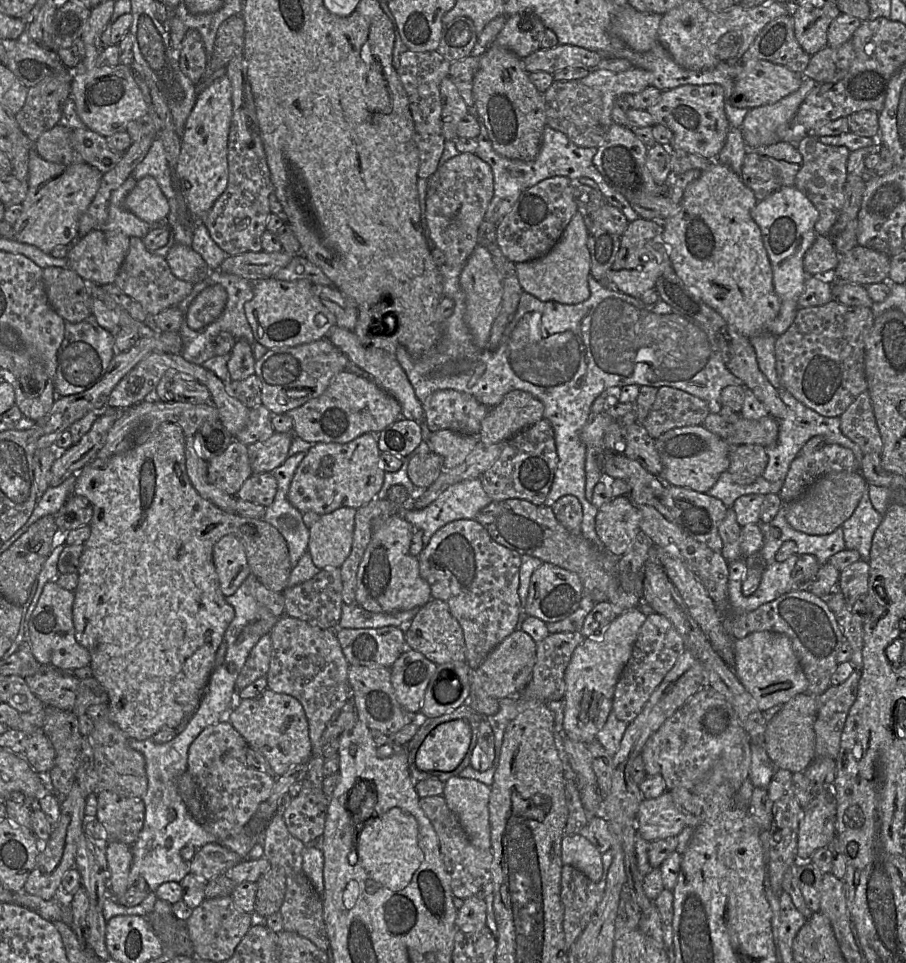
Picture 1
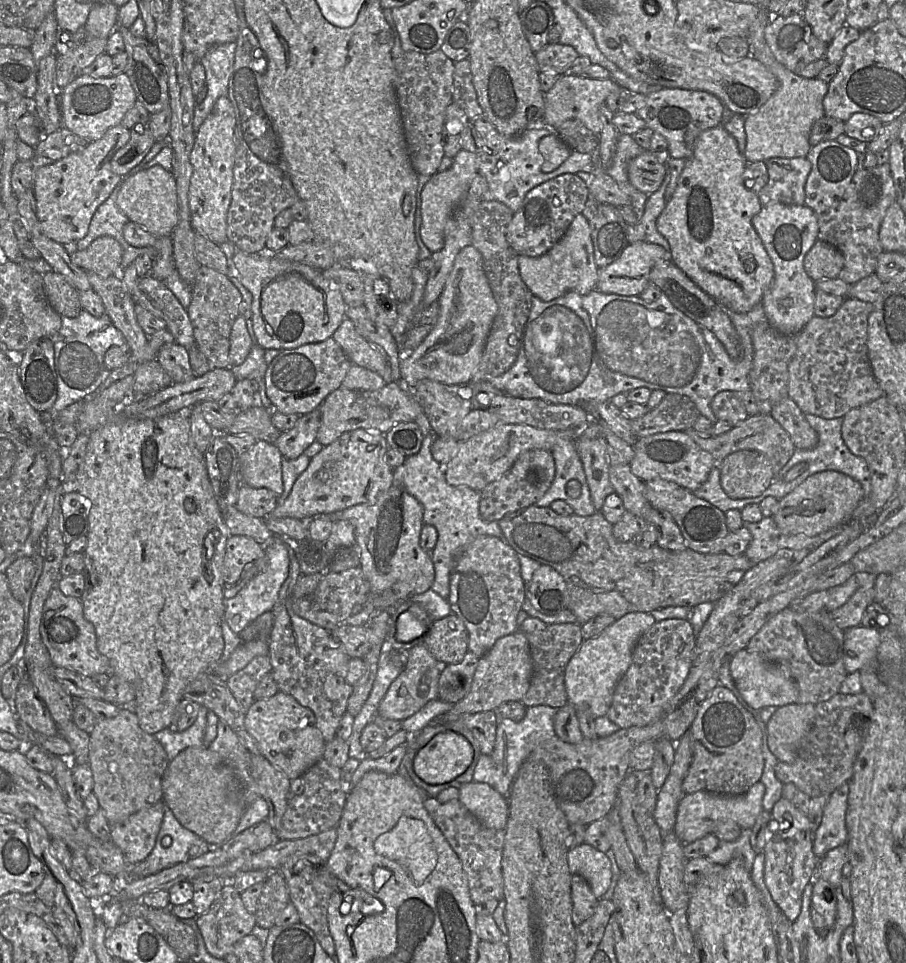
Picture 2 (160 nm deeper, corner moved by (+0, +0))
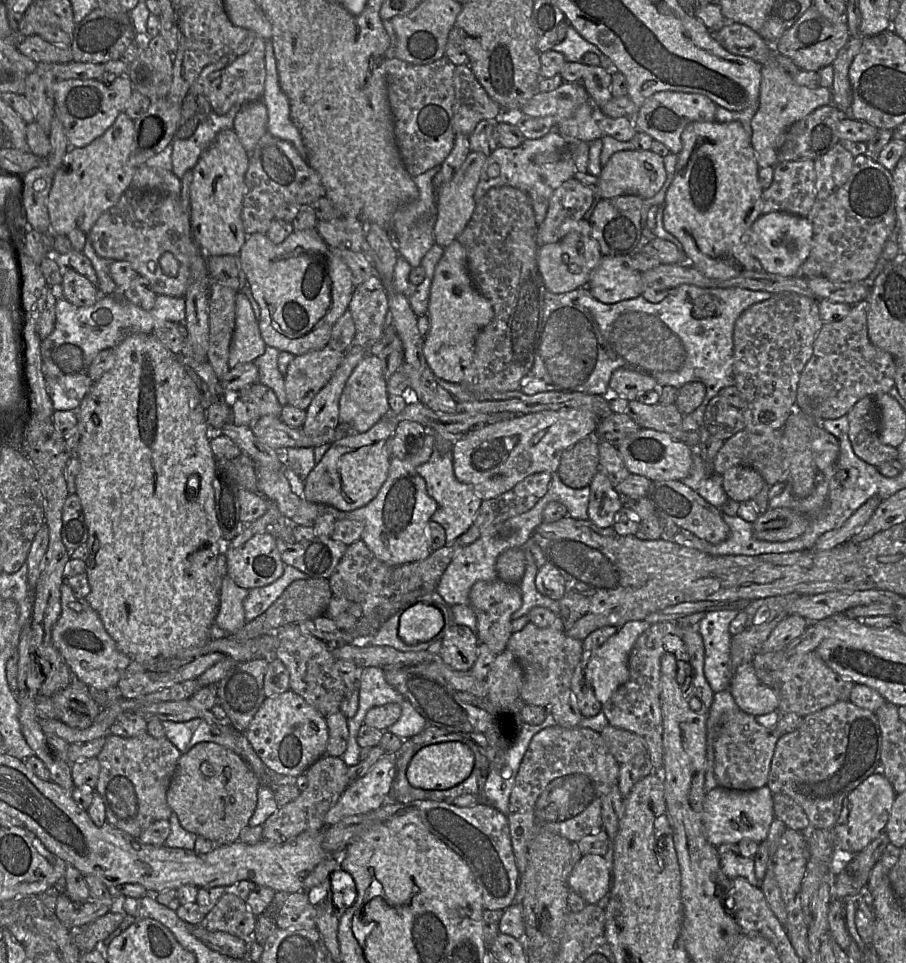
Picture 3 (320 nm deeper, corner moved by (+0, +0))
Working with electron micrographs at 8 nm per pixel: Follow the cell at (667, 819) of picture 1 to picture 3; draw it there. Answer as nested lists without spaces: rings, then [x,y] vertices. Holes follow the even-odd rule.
[[[718,785],[706,794],[703,804],[705,834],[716,847],[725,843],[738,844],[743,839],[765,841],[775,818],[774,794],[768,785],[754,790],[734,790]]]

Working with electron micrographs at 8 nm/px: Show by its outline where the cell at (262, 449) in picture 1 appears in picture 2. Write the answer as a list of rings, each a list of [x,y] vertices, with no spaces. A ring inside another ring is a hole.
[[[319,408],[305,415],[300,415],[294,427],[282,432],[274,443],[282,457],[292,460],[302,455],[305,449],[316,441],[320,422]]]

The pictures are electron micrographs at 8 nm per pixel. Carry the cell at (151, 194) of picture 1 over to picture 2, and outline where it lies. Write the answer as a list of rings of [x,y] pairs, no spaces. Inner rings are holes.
[[[160,165],[144,168],[122,181],[116,204],[129,221],[140,225],[147,232],[157,236],[172,236],[178,223],[176,177],[172,171]]]

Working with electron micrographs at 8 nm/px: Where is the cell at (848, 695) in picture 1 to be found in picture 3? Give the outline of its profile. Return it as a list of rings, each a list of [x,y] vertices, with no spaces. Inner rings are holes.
[[[851,701],[838,702],[804,717],[804,721],[795,731],[779,738],[771,763],[768,786],[774,795],[784,794],[796,801],[808,815],[811,822],[811,827],[830,830],[837,823],[848,795],[869,776],[880,773],[882,769],[881,755],[882,733],[876,713],[860,708]]]

